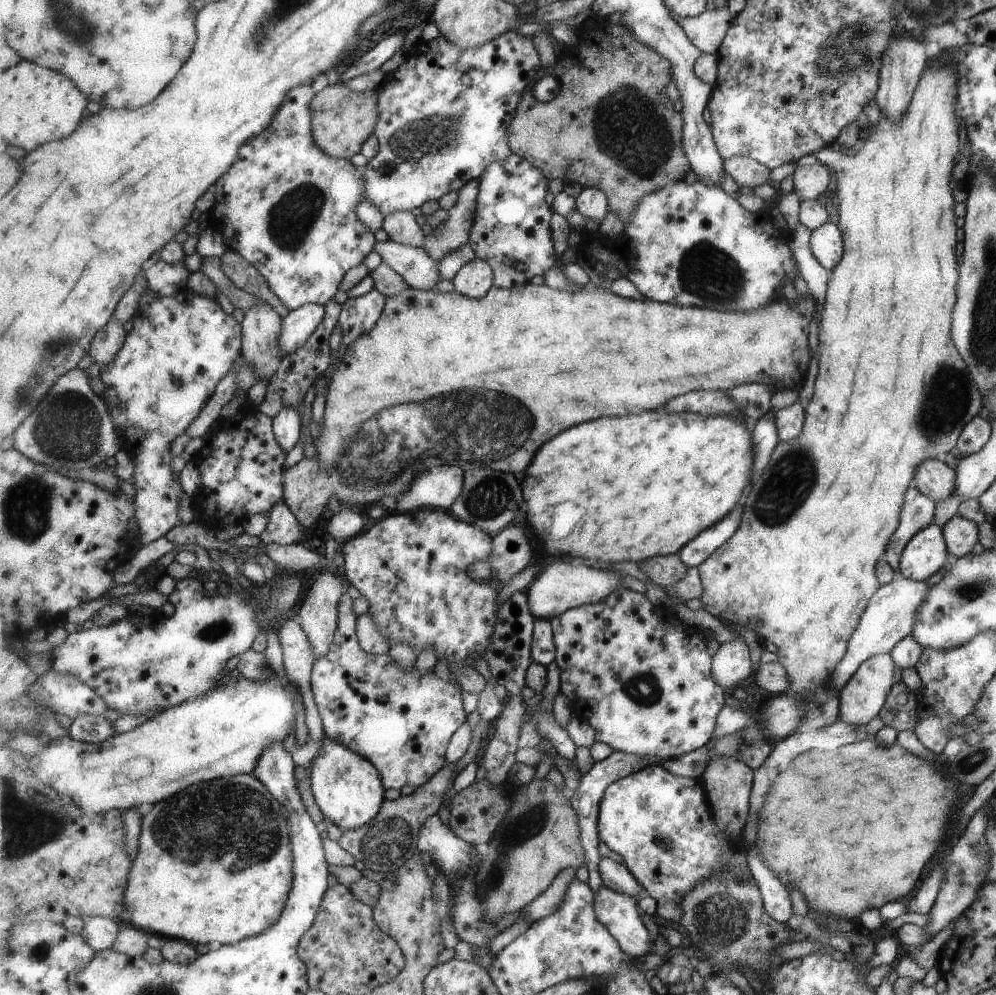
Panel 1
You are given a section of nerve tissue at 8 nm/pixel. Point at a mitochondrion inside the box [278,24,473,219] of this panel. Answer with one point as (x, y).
(419, 143)

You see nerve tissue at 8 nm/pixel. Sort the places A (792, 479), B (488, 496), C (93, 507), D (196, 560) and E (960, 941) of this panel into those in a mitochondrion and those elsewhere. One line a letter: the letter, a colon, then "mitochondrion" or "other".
A: mitochondrion
B: mitochondrion
C: other
D: other
E: other

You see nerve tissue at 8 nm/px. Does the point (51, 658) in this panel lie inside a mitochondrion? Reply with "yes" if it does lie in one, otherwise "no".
no

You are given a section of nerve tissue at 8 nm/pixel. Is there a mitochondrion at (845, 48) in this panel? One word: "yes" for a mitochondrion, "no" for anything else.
yes

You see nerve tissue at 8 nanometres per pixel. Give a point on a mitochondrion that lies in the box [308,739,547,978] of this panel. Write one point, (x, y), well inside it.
(385, 844)

